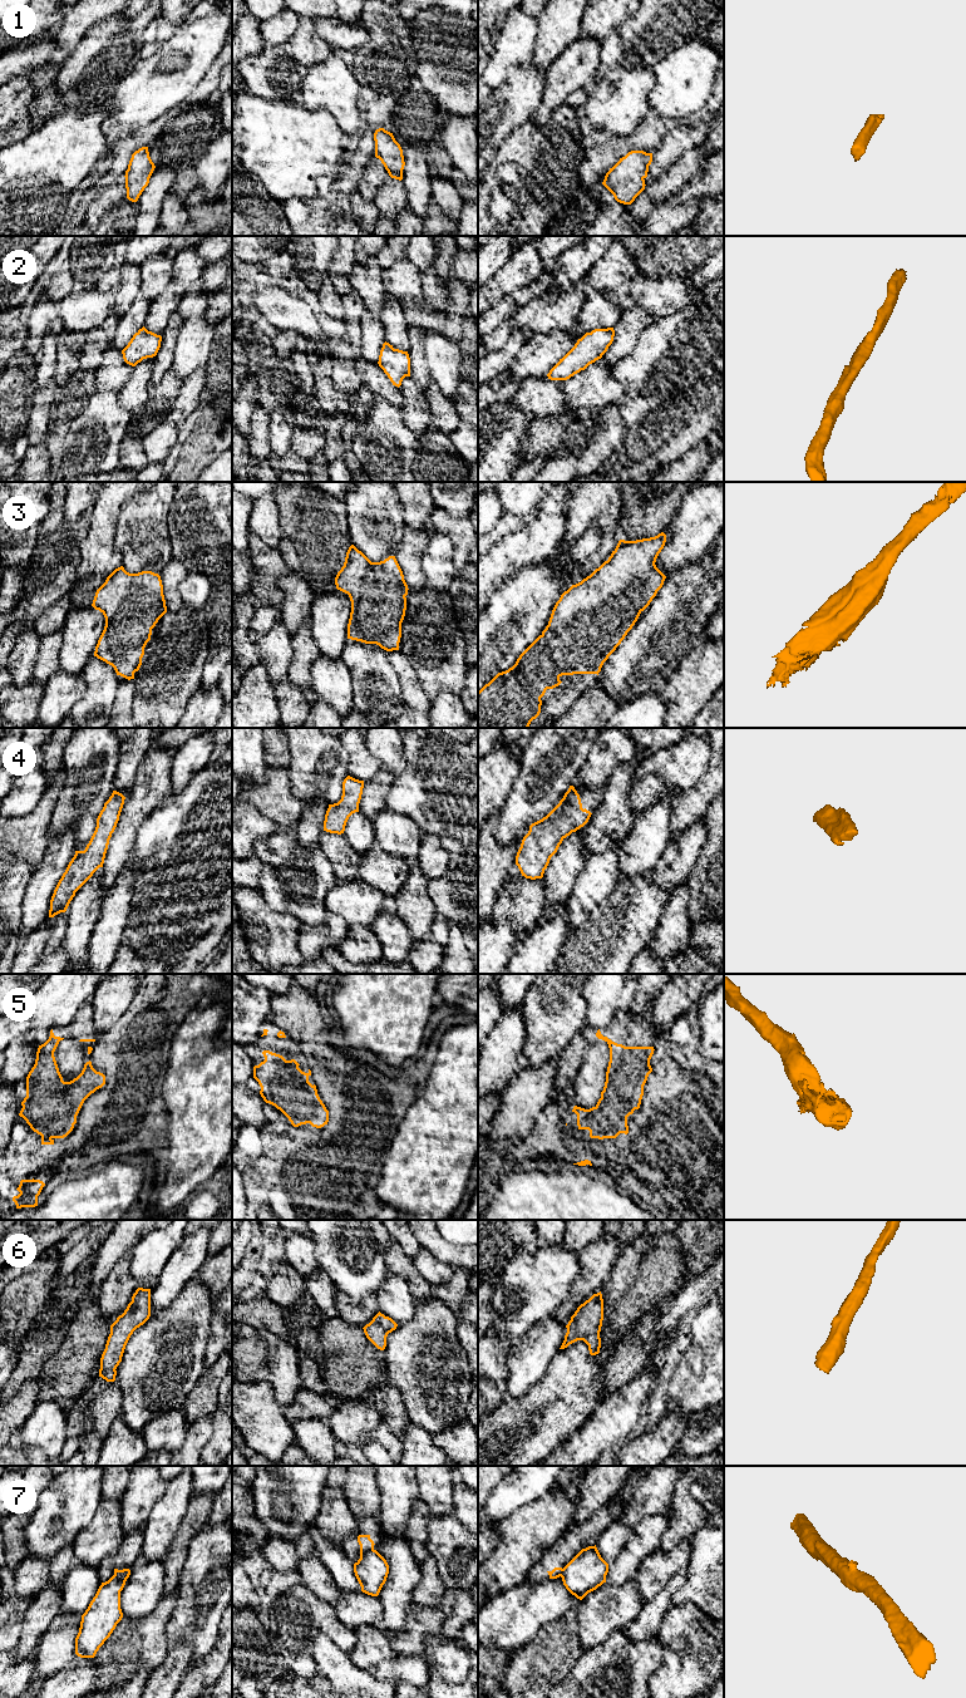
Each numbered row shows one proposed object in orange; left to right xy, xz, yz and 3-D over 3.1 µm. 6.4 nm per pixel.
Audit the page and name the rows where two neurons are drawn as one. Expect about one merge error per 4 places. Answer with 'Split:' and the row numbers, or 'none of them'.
Split: 7

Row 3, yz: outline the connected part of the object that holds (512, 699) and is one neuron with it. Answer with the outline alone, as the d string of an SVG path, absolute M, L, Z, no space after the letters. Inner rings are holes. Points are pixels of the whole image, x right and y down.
M664 532L636 541L620 540L607 561L565 591L542 634L512 668L498 673L478 691L478 728L528 728L541 713L541 698L547 689L562 683L562 675L598 675L603 663L662 587L666 576L655 562L665 542Z

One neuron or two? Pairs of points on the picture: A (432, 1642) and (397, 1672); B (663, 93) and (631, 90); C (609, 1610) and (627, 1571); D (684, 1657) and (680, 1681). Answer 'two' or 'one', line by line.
A: two
B: two
C: two
D: one

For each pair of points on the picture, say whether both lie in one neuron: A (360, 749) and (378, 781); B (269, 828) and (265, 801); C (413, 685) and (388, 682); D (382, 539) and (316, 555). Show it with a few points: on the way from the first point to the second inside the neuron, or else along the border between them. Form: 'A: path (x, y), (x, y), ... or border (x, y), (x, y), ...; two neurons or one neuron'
A: border (383, 768), (364, 782); two neurons
B: border (245, 800), (279, 826); two neurons
C: border (388, 655), (398, 678), (402, 699), (407, 705); two neurons
D: border (345, 515), (351, 544); two neurons

